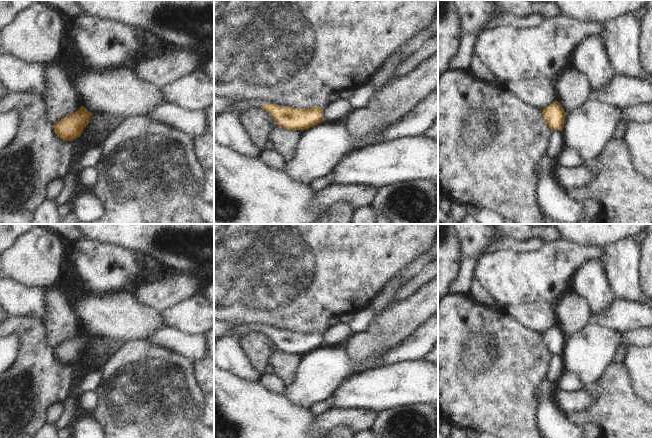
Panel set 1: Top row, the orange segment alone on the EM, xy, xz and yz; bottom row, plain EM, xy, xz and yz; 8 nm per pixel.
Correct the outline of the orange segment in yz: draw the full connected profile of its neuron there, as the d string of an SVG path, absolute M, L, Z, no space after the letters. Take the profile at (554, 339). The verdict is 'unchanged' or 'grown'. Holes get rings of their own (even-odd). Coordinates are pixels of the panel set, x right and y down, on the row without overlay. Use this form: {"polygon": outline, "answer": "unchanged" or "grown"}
{"polygon": "M555 324L550 330L541 335L544 345L551 354L563 354L566 336L558 325Z", "answer": "unchanged"}

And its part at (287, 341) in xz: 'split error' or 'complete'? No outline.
split error

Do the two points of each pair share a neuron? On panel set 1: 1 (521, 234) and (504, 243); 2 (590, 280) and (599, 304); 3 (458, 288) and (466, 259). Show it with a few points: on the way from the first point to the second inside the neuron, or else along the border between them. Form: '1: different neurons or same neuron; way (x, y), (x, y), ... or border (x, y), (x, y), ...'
1: different neurons; border (506, 236), (519, 241), (526, 241), (532, 238)
2: same neuron; way (594, 286), (599, 298)
3: same neuron; way (463, 281), (466, 274), (466, 266)

